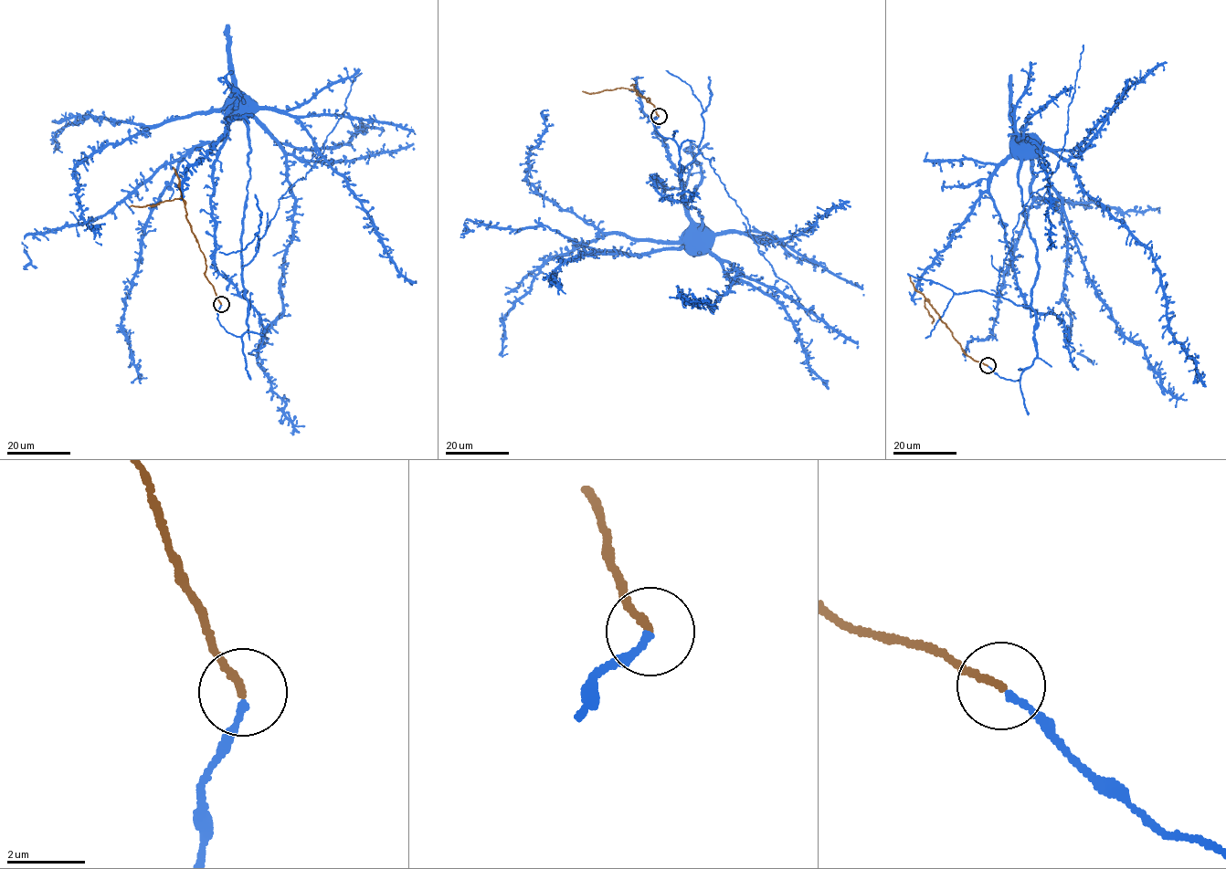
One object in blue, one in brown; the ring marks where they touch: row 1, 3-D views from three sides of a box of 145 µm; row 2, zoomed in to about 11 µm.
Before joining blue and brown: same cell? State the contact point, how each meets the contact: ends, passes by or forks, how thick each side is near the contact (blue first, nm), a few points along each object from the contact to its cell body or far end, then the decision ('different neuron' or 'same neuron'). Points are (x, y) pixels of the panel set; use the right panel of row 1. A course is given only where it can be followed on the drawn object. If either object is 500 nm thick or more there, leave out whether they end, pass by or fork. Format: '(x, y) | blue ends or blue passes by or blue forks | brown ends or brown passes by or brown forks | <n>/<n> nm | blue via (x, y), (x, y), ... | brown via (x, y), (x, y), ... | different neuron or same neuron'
(988, 365) | blue ends | brown ends | 160/200 nm | blue via (988, 366), (1019, 380), (1036, 356), (1031, 291), (1037, 246), (1024, 214), (1016, 149) | brown via (988, 365), (965, 352), (946, 324), (924, 298), (924, 308), (934, 319), (932, 323) | same neuron

